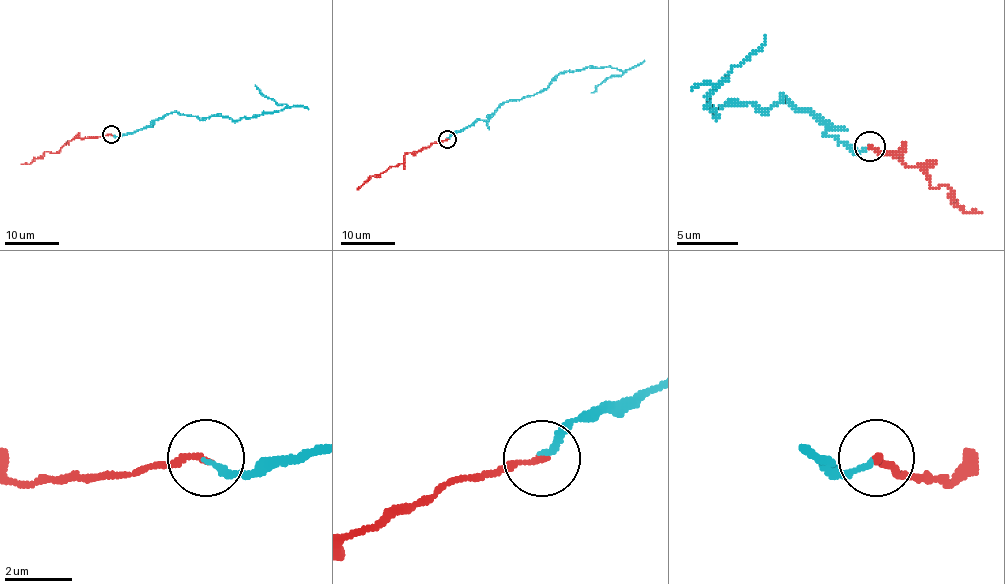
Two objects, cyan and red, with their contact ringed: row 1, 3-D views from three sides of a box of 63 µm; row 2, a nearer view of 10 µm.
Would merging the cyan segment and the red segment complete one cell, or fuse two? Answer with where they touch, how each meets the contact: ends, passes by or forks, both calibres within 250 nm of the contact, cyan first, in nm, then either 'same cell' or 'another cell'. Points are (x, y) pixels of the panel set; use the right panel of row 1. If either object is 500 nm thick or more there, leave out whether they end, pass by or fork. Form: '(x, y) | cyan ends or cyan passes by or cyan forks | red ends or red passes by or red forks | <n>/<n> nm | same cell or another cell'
(869, 146) | cyan ends | red ends | 170/170 nm | same cell

